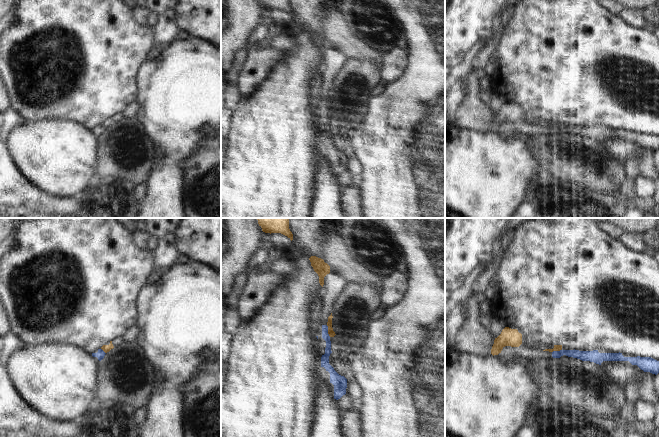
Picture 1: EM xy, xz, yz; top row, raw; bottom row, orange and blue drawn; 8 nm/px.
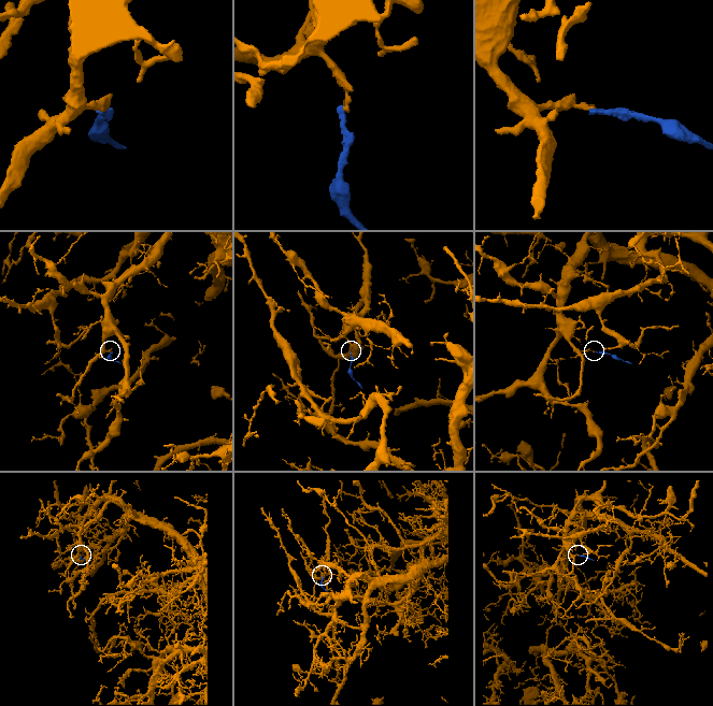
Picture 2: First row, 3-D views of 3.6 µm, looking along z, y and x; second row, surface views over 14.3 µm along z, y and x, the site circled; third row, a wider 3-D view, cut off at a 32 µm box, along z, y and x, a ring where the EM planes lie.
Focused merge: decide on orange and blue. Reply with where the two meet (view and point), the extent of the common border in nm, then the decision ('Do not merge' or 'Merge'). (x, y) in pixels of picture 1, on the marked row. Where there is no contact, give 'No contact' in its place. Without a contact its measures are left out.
Touches orange at xz (328, 331). Shared border 100 nm. Do not merge.

